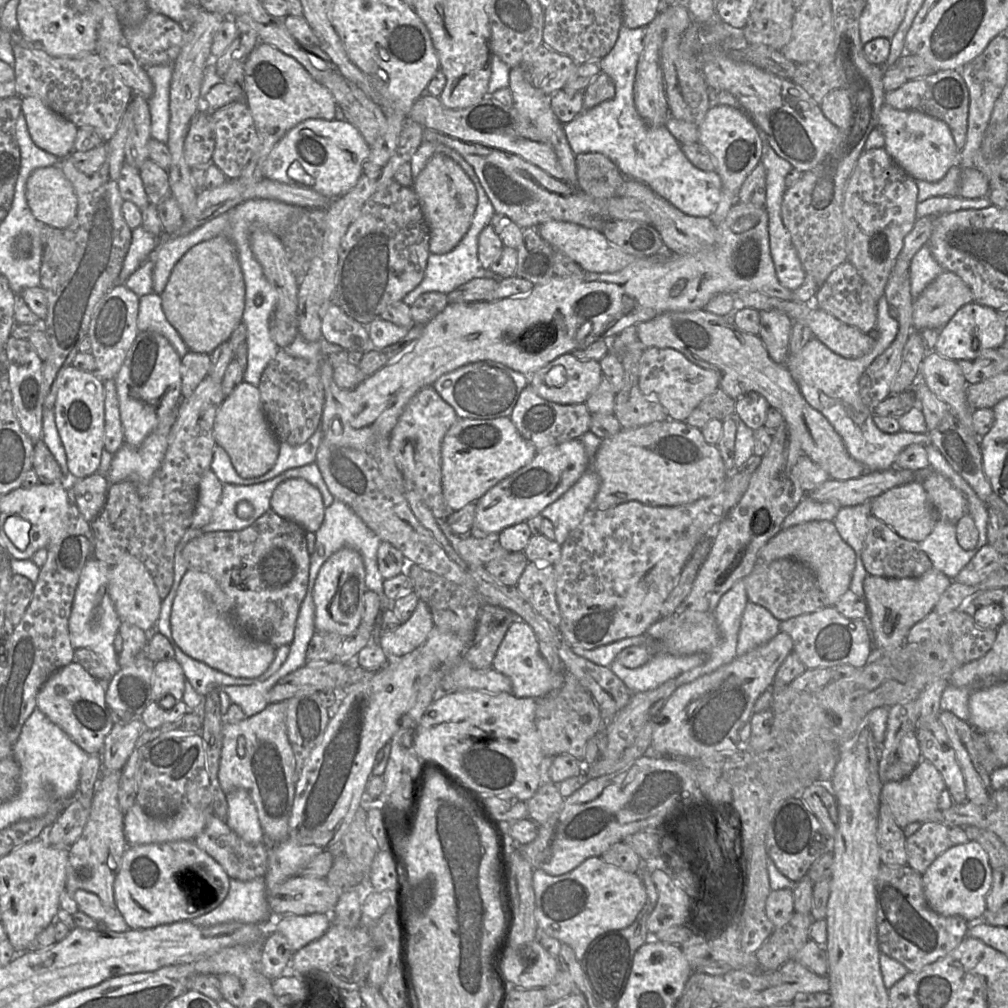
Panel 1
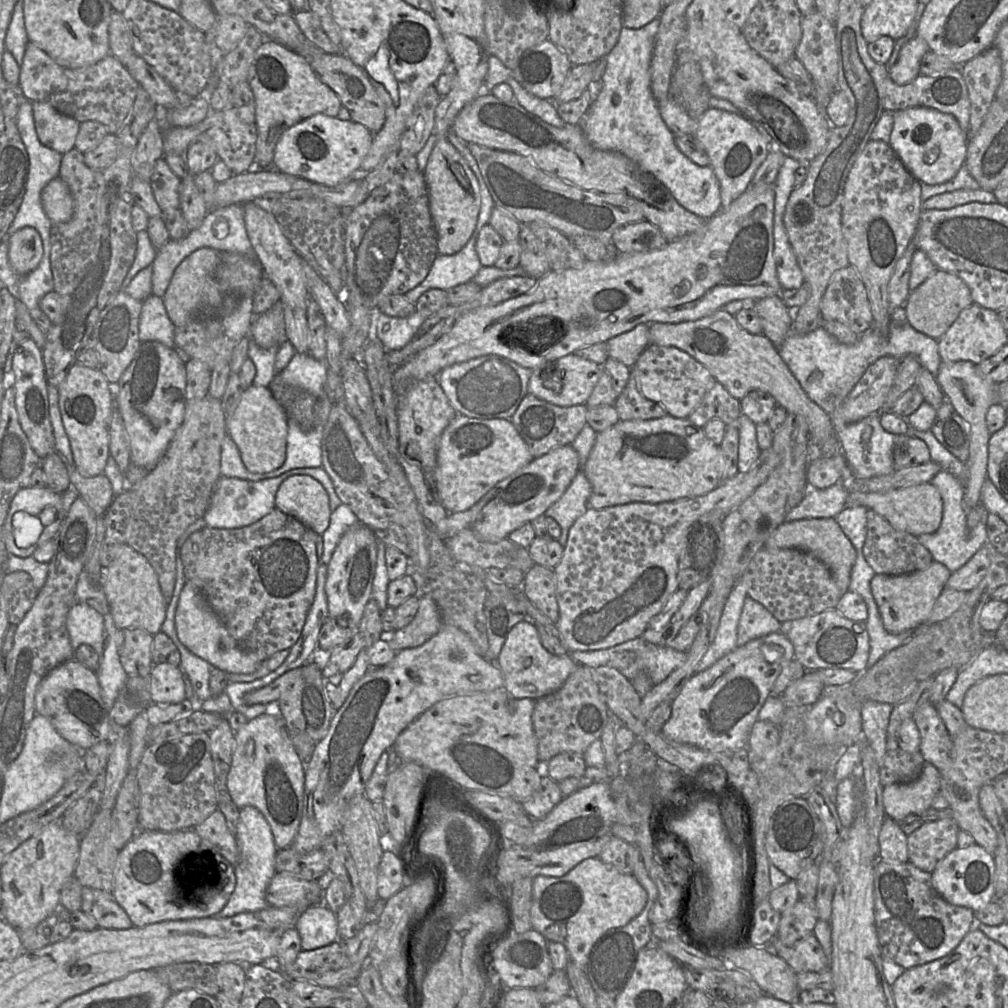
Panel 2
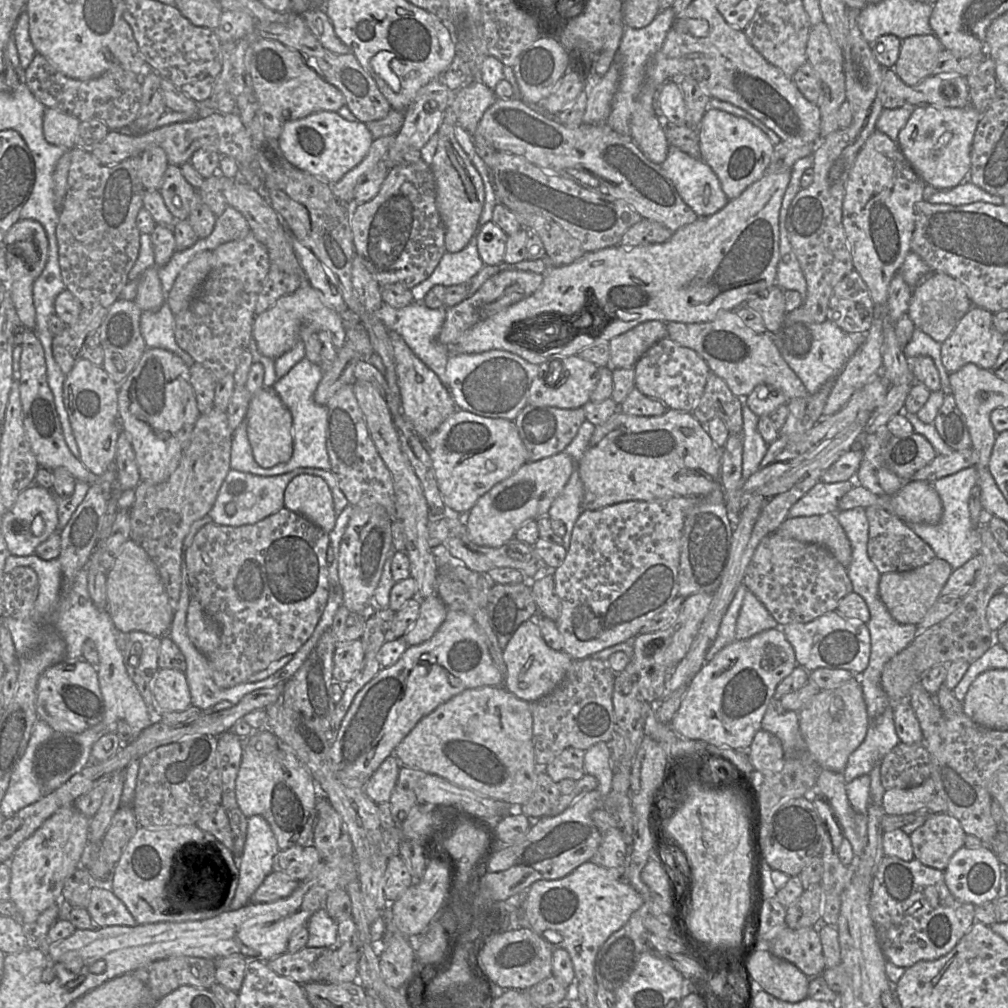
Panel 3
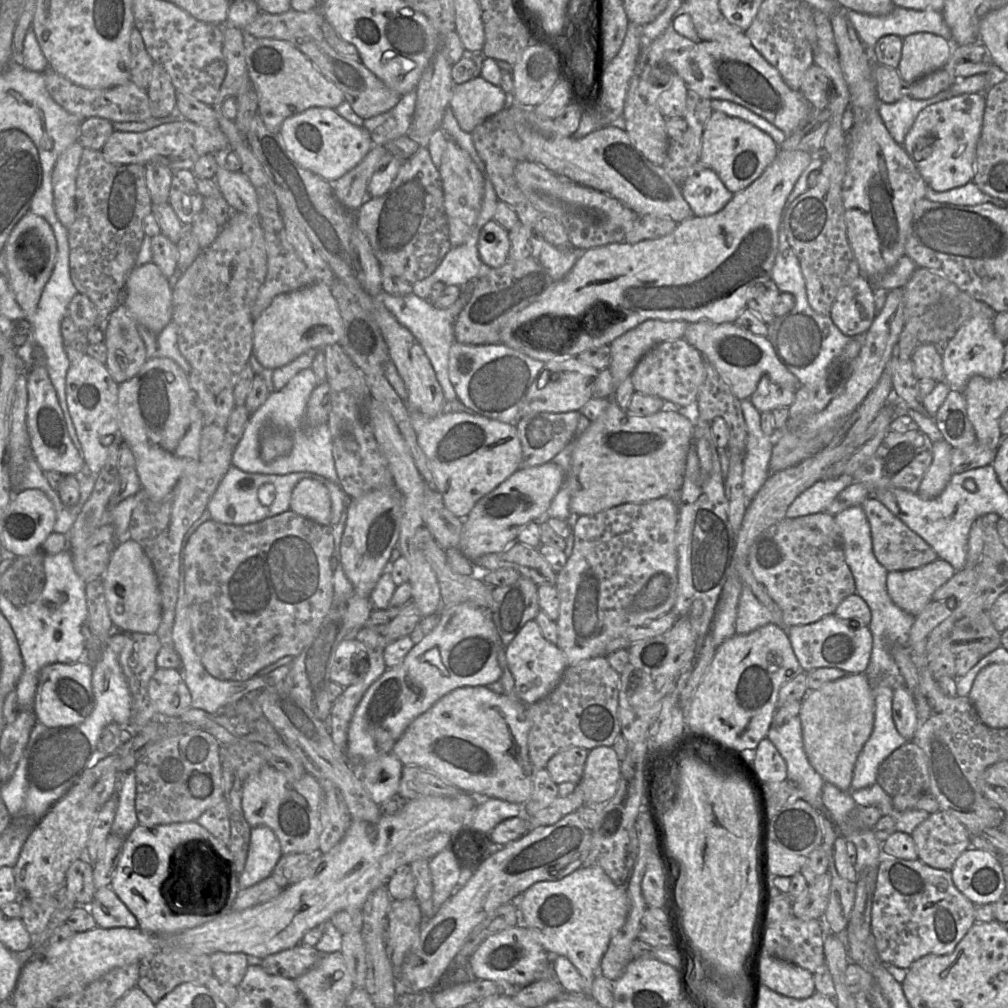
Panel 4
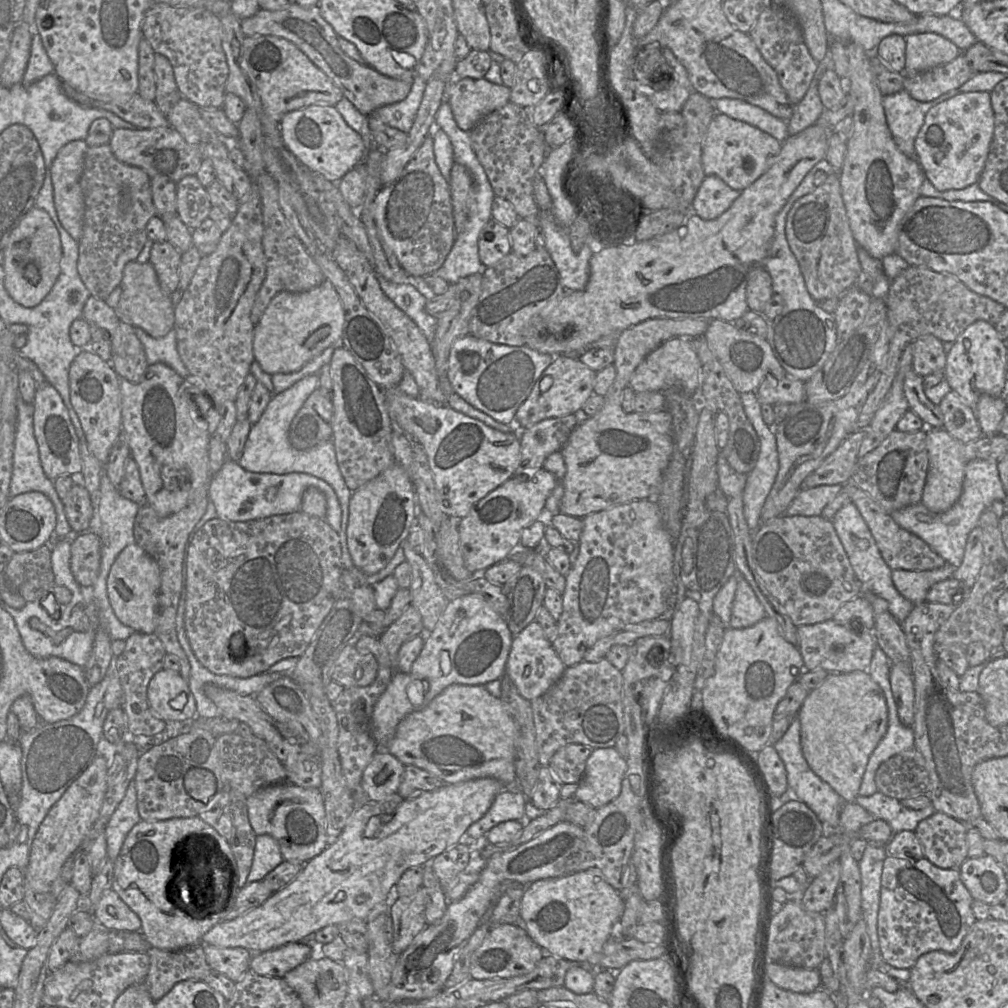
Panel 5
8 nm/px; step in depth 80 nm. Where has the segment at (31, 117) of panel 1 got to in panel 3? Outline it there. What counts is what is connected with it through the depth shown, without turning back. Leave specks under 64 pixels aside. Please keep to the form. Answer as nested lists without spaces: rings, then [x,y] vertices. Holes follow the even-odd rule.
[[[46,108],[43,114],[43,134],[52,145],[71,150],[76,146],[79,119],[54,108]]]

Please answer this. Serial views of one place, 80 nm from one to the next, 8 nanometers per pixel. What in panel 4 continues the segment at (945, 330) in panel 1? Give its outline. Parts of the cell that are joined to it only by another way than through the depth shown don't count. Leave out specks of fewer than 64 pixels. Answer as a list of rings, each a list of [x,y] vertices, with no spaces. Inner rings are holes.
[[[974,316],[959,328],[943,349],[944,380],[950,389],[962,393],[973,376],[999,378],[1004,352],[1005,342],[995,334],[993,320],[987,316]]]

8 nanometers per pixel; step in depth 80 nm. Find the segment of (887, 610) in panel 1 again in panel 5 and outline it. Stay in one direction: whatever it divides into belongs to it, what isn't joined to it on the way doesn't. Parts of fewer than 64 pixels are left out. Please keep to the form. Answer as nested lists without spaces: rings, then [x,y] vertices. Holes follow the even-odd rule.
[[[946,562],[942,567],[933,570],[892,570],[891,578],[899,593],[916,605],[926,601],[927,592],[932,585],[953,578],[954,570],[955,567]]]

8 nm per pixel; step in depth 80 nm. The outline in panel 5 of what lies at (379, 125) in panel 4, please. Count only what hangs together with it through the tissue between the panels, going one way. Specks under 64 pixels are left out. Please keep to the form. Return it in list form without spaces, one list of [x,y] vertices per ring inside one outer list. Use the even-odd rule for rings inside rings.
[[[416,70],[416,76],[414,77],[413,84],[407,97],[400,102],[386,105],[384,107],[375,110],[370,116],[368,116],[369,117],[368,121],[370,122],[371,120],[377,120],[382,122],[383,124],[397,128],[402,132],[408,133],[413,127],[415,118],[417,116],[419,107],[423,99],[426,85],[427,81],[424,80],[422,77],[417,76]]]

